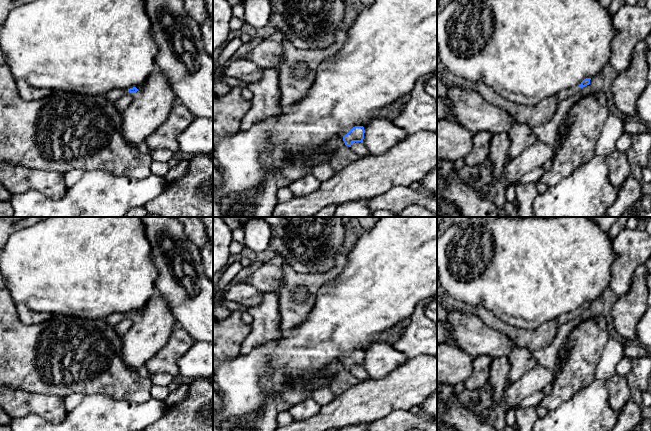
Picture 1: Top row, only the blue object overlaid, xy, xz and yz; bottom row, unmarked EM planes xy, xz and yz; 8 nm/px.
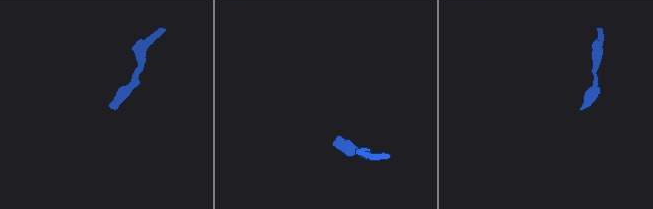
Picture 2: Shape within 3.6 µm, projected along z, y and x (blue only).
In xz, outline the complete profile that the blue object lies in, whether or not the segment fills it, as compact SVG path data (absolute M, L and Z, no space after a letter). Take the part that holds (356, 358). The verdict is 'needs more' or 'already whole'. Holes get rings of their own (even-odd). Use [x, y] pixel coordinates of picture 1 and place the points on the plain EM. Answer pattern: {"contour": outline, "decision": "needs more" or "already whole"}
{"contour": "M355 350L346 359L343 360L343 365L345 369L349 371L351 371L353 366L363 367L364 357L365 354L363 350Z", "decision": "already whole"}

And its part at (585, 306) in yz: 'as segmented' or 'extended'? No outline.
extended

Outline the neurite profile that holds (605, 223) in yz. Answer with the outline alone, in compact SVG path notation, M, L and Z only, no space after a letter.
M587 217L596 223L603 232L609 232L617 217Z

